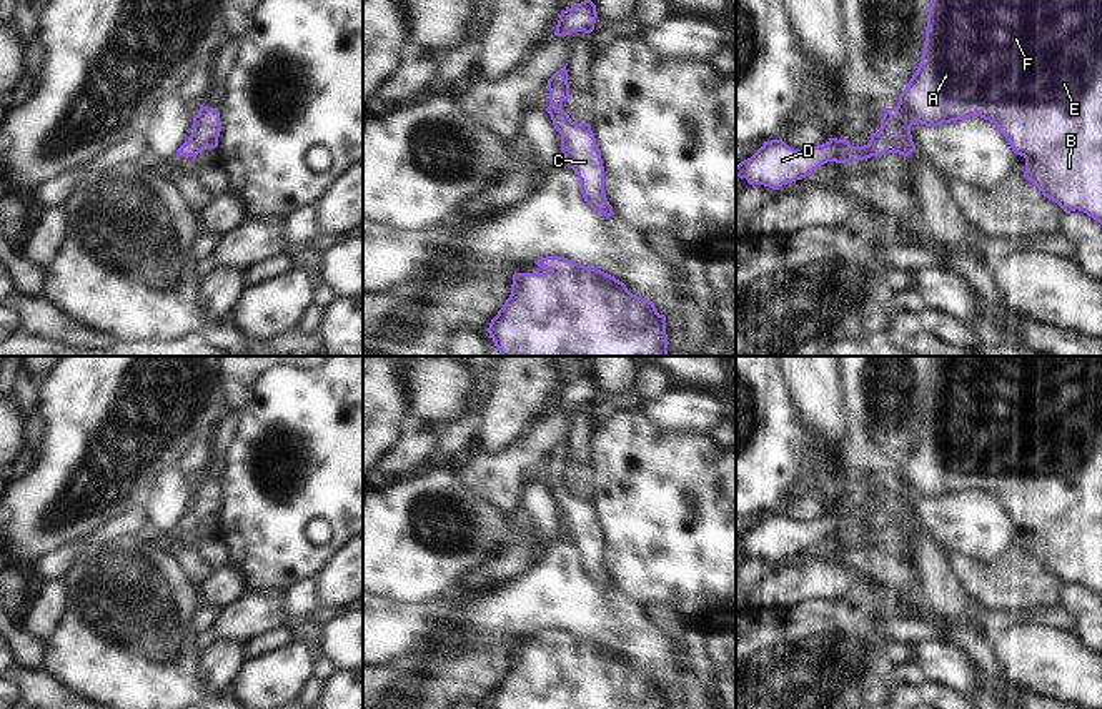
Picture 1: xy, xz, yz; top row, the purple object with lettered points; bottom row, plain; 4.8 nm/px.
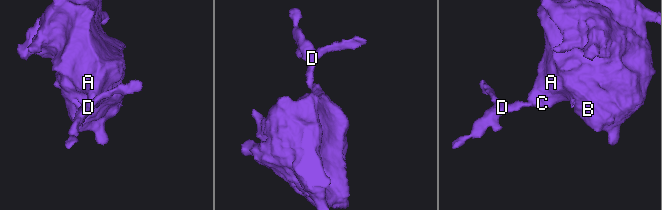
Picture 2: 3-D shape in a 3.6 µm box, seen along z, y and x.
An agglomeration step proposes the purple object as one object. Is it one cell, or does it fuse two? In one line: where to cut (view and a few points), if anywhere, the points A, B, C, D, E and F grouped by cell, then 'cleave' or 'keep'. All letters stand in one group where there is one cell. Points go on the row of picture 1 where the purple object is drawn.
no cut; A B C D E F; keep

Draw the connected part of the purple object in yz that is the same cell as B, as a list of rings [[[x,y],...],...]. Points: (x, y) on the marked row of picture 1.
[[[931,0],[921,63],[906,90],[899,95],[899,103],[894,108],[882,108],[882,112],[881,128],[871,133],[871,140],[864,146],[852,146],[847,140],[829,138],[826,143],[811,150],[794,150],[782,140],[771,140],[764,141],[751,158],[736,166],[736,176],[746,178],[749,185],[764,185],[779,190],[782,185],[809,176],[827,161],[854,163],[886,153],[899,153],[906,158],[916,151],[911,135],[911,126],[916,123],[941,126],[942,123],[980,117],[999,128],[1015,155],[1025,158],[1024,176],[1035,185],[1044,196],[1055,201],[1065,213],[1079,210],[1102,225],[1102,0]]]

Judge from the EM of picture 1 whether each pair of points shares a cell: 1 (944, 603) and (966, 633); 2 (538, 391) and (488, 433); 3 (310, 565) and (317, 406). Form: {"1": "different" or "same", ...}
{"1": "different", "2": "same", "3": "same"}

